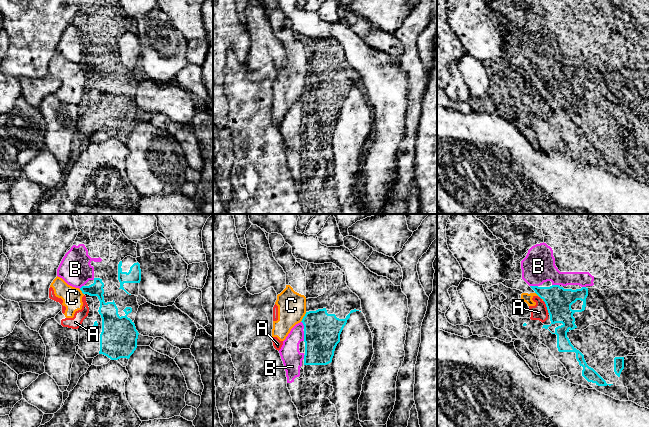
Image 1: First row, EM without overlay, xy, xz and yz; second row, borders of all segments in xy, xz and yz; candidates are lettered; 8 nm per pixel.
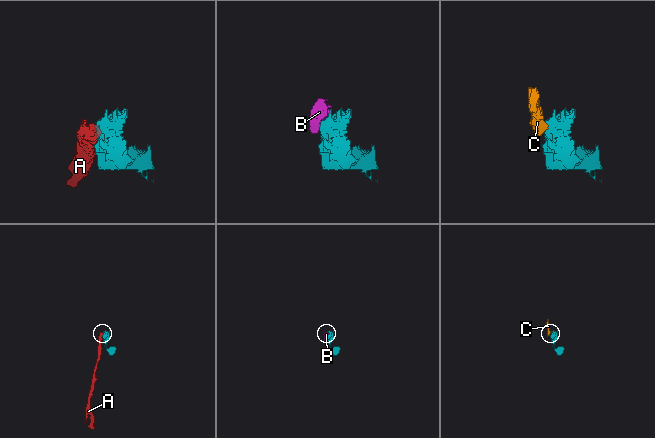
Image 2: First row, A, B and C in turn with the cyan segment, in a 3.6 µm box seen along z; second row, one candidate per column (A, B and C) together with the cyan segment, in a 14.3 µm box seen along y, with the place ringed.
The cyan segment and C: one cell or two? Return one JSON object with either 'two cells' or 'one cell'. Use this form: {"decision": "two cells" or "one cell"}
{"decision": "two cells"}

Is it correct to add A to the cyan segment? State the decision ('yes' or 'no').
no

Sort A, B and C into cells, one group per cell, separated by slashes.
A C / B

